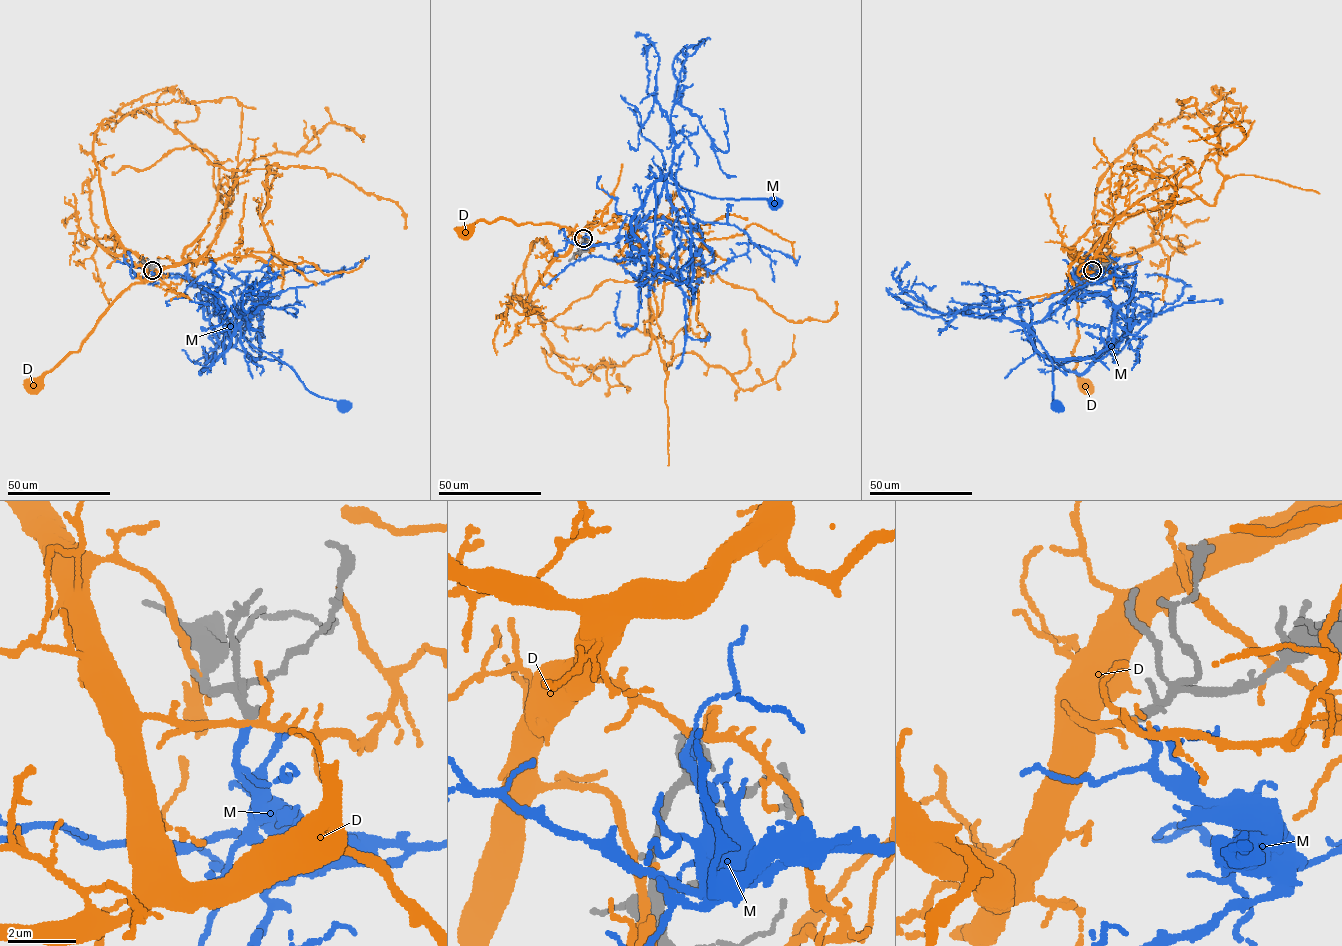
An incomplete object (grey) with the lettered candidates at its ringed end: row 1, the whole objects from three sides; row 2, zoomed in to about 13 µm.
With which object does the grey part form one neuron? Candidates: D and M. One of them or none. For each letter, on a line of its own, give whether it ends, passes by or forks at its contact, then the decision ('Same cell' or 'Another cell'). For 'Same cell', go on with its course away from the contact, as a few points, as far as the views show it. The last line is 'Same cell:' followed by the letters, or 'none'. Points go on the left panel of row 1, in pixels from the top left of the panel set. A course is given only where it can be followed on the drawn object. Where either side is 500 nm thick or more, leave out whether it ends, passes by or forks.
D: It forks there. Another cell
M: It ends there. Another cell
Same cell: none

